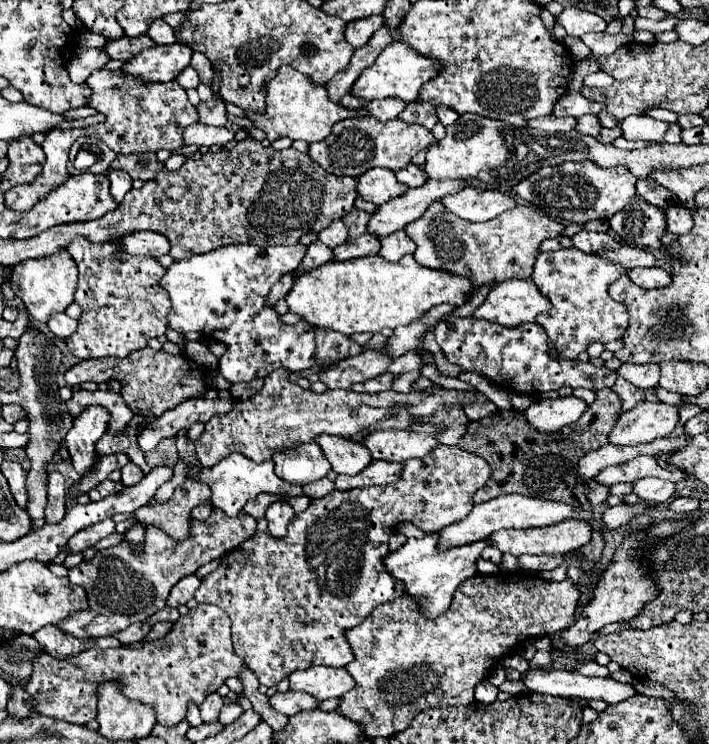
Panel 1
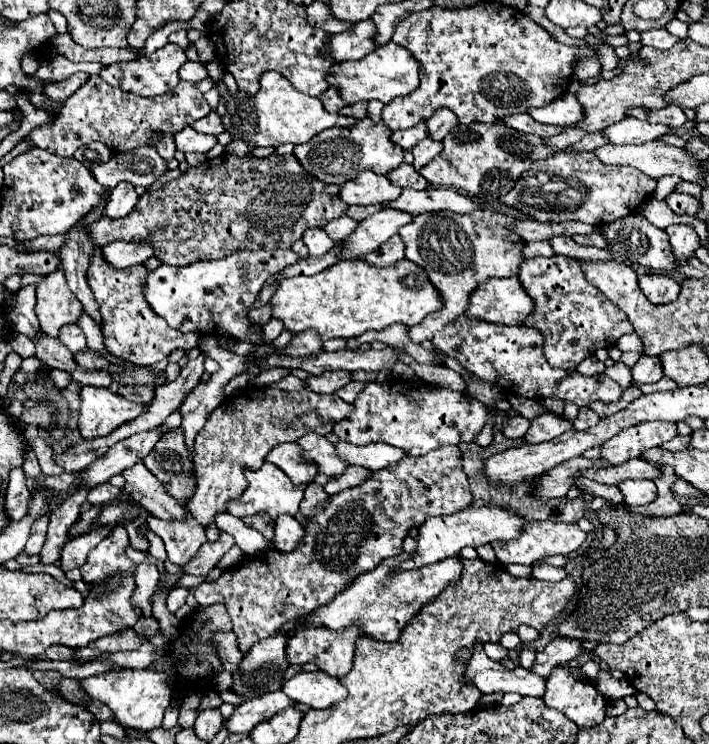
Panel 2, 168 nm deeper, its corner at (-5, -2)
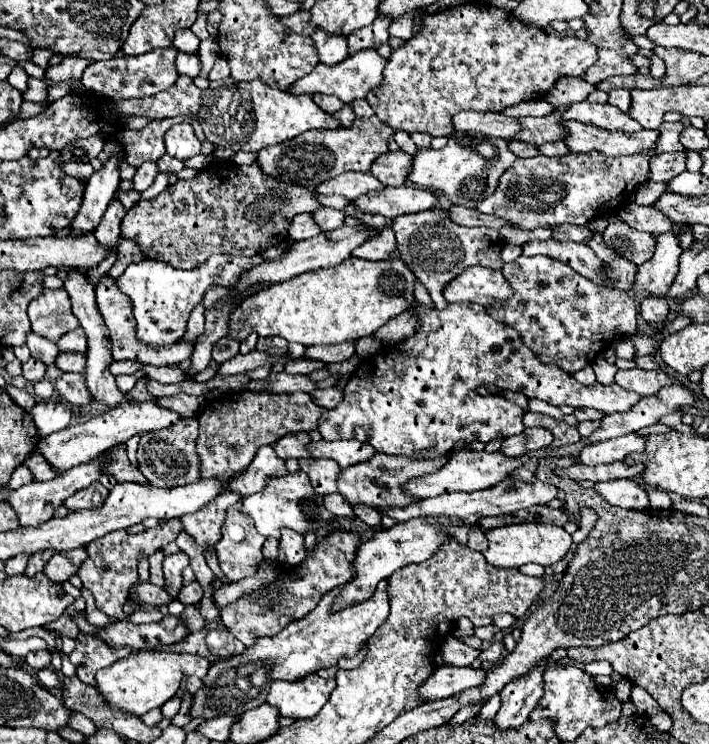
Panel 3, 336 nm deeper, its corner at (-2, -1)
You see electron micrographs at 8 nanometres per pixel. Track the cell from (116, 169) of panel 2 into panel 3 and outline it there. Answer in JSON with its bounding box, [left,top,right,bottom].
[62,161,94,181]

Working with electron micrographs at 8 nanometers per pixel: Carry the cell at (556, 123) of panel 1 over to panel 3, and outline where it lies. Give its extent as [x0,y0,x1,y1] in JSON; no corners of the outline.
[454,111,522,139]

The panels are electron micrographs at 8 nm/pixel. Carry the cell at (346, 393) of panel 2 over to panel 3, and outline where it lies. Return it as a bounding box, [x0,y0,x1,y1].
[312,385,342,409]

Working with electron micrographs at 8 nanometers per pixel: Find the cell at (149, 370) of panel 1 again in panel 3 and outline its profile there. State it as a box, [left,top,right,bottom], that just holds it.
[56,353,86,373]

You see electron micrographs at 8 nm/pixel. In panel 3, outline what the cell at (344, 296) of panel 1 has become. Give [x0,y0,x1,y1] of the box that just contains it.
[228,257,416,345]

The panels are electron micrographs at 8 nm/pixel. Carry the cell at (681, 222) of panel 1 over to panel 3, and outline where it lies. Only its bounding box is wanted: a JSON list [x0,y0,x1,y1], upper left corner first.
[636,231,682,297]

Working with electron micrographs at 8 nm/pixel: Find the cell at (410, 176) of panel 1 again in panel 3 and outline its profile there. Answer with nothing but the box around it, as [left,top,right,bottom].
[370,151,412,185]

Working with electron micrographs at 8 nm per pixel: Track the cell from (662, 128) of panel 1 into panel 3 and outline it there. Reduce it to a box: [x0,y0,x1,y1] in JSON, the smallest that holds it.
[564,103,642,133]

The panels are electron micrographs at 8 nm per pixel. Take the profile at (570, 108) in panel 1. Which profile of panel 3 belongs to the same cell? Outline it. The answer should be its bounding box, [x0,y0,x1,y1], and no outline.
[504,99,554,117]

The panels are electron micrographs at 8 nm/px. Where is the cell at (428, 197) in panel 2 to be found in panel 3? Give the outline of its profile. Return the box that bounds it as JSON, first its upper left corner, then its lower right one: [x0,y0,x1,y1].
[354,185,438,219]

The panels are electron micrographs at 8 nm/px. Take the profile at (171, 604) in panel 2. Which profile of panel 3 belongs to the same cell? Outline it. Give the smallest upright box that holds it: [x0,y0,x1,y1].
[132,581,172,607]

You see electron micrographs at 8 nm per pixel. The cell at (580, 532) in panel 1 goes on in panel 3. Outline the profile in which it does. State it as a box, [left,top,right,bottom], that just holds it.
[484,523,572,567]

